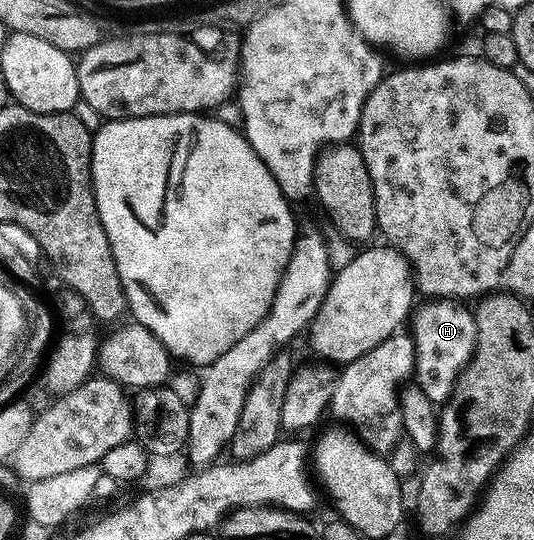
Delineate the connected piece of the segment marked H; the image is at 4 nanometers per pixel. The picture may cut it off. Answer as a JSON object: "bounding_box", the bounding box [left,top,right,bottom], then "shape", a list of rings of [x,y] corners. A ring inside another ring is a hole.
{"bounding_box":[410,299,476,406],"shape":[[[428,299],[410,317],[410,336],[416,348],[414,384],[422,387],[436,406],[443,406],[472,352],[476,350],[476,314],[460,299]]]}

